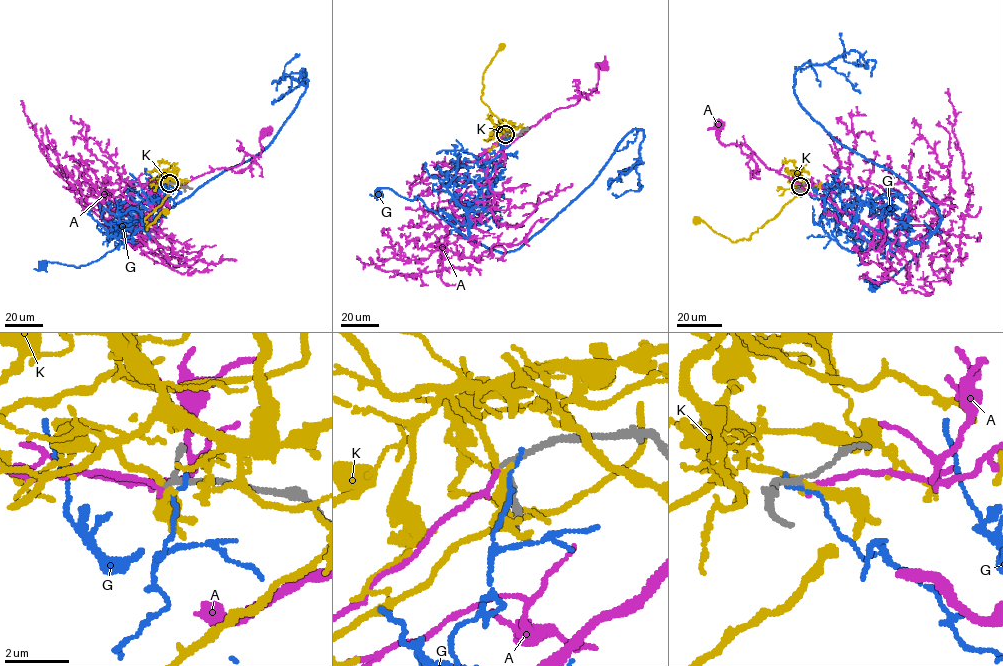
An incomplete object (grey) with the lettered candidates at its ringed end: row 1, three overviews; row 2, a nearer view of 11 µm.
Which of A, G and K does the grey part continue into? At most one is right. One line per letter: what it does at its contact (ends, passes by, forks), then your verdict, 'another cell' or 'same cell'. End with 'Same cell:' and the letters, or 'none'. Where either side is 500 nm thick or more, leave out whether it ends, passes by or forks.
A: it ends there; same cell
G: it ends there; another cell
K: it passes by; another cell
Same cell: A

